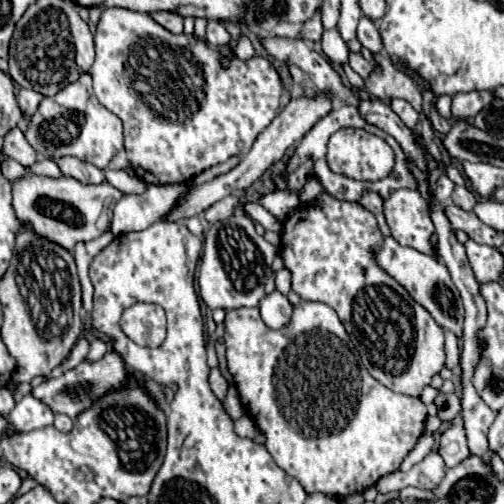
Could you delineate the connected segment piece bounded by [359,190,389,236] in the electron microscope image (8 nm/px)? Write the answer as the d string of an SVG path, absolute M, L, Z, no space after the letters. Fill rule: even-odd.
M367 190L367 192L363 192L359 204L377 218L377 224L379 224L381 234L387 236L387 234L389 234L389 228L387 228L387 224L385 224L385 216L383 216L383 198L381 198L377 192Z

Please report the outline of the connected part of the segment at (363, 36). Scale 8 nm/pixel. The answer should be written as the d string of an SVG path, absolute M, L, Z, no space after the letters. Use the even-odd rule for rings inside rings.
M363 16L363 18L359 20L359 26L357 26L357 40L363 44L363 48L369 48L373 54L377 54L377 52L383 50L379 30L377 30L375 24L371 22L371 18L367 18L367 16Z

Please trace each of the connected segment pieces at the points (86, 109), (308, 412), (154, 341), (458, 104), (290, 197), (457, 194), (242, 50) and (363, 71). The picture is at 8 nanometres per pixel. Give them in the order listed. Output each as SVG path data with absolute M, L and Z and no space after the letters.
M81 74L77 82L65 86L55 96L43 98L37 112L27 118L27 128L23 134L43 158L59 160L63 156L73 156L91 162L97 168L107 168L111 158L123 148L121 118L97 102L89 74Z
M299 302L293 308L291 322L281 330L265 326L259 308L229 310L225 316L225 346L227 368L235 380L239 400L259 432L267 438L267 452L287 474L297 478L309 494L321 492L335 500L363 494L381 476L397 472L403 458L423 434L427 406L419 398L395 394L361 368L337 312L327 304Z
M135 304L123 312L121 330L135 344L157 348L165 340L165 310L157 304Z
M459 92L459 94L453 96L451 114L453 114L455 120L473 118L491 100L493 100L493 92L467 92L467 94Z
M277 190L269 192L261 198L261 204L279 220L287 220L289 214L297 208L299 190Z
M455 186L451 200L453 200L455 206L459 206L459 208L463 208L463 210L471 210L473 204L477 204L475 194L473 194L467 186Z
M243 38L243 40L239 40L239 44L237 44L237 48L235 48L235 56L239 58L239 60L249 60L249 58L253 58L253 46L251 46L251 42L247 40L247 38Z
M351 52L351 56L349 56L349 66L351 66L361 78L369 78L371 72L373 72L373 66L371 66L361 54L353 54L353 52Z

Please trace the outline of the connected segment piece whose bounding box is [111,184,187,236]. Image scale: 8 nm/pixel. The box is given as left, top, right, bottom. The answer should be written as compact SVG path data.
M167 184L167 186L147 186L147 192L139 196L123 196L113 210L111 232L113 236L139 232L149 228L153 222L161 220L173 204L177 204L177 196L185 192L183 184Z

